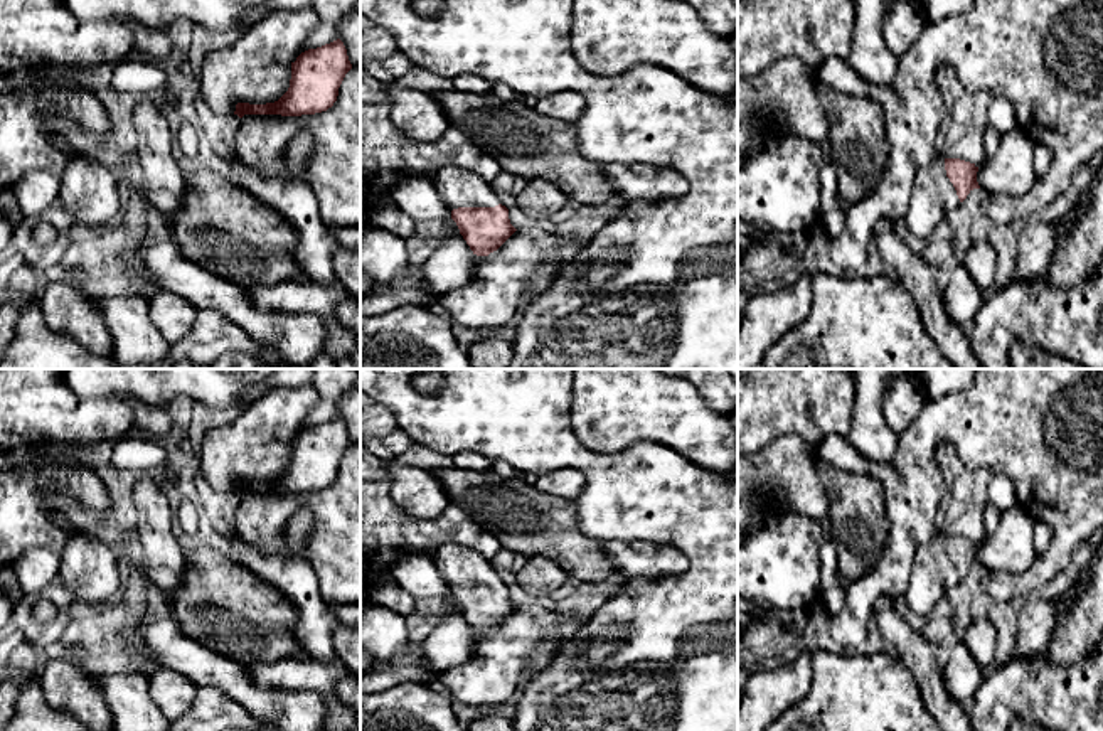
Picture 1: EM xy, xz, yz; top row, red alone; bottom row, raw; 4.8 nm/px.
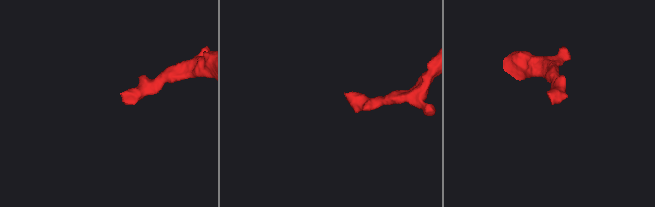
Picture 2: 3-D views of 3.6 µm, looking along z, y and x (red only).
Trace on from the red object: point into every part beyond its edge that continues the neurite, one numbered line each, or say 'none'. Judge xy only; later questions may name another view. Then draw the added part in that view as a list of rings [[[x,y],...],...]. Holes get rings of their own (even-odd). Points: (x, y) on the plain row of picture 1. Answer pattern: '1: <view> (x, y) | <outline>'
none

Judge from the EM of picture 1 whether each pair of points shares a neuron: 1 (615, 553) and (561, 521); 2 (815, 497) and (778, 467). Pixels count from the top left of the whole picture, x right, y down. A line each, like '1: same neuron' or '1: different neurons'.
1: different neurons
2: same neuron

